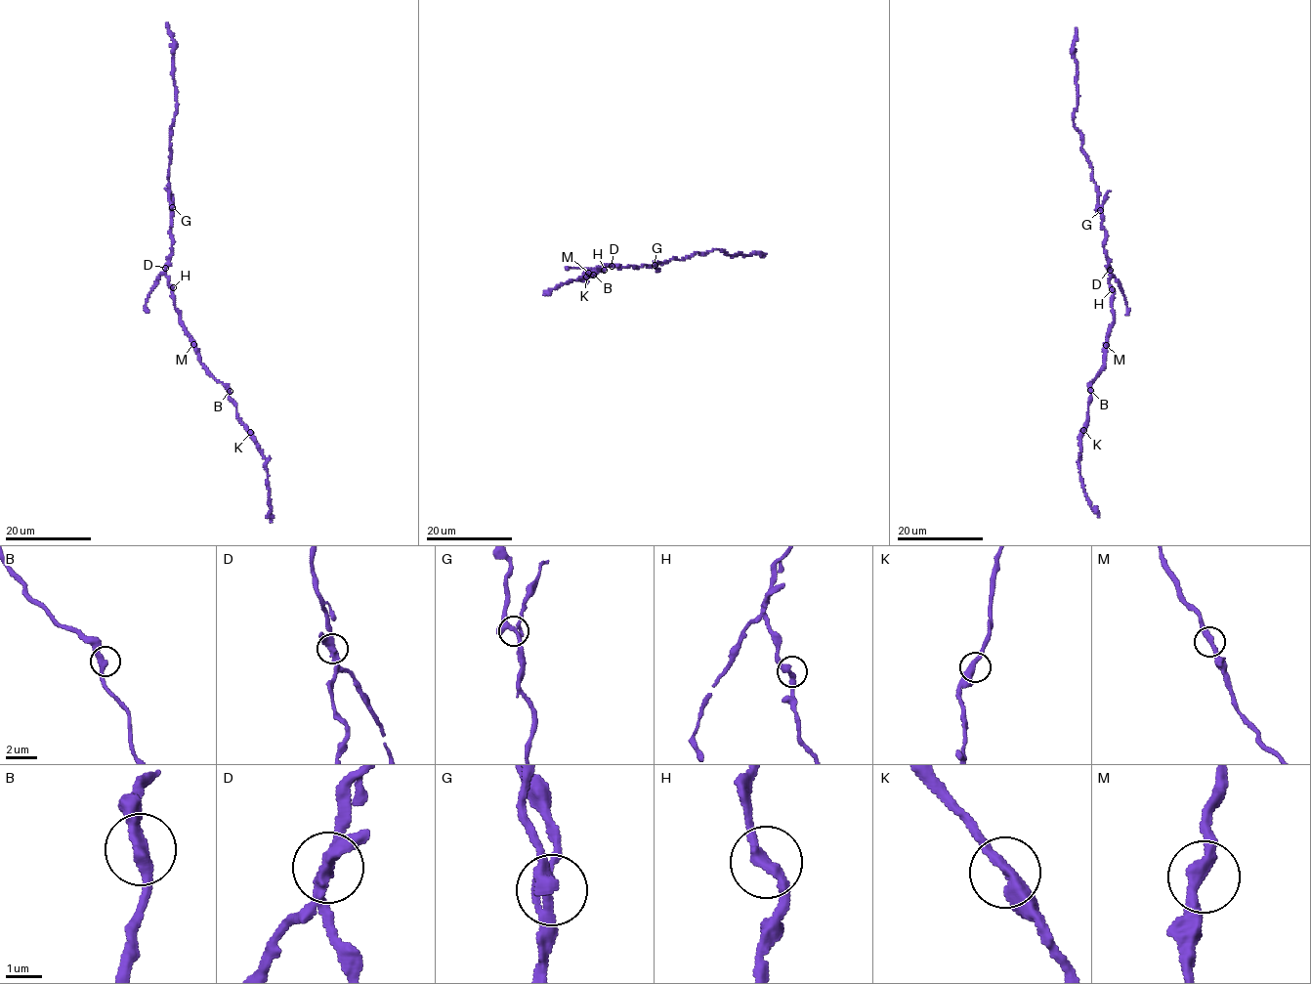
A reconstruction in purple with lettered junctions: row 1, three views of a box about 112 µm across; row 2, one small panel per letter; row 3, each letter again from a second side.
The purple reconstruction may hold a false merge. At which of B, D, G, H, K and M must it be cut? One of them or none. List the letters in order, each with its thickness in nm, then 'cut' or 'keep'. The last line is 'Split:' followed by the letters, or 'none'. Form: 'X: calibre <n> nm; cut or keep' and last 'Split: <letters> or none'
B: calibre 340 nm; keep
D: calibre 300 nm; cut
G: calibre 320 nm; keep
H: calibre 320 nm; keep
K: calibre 380 nm; keep
M: calibre 320 nm; keep
Split: D

